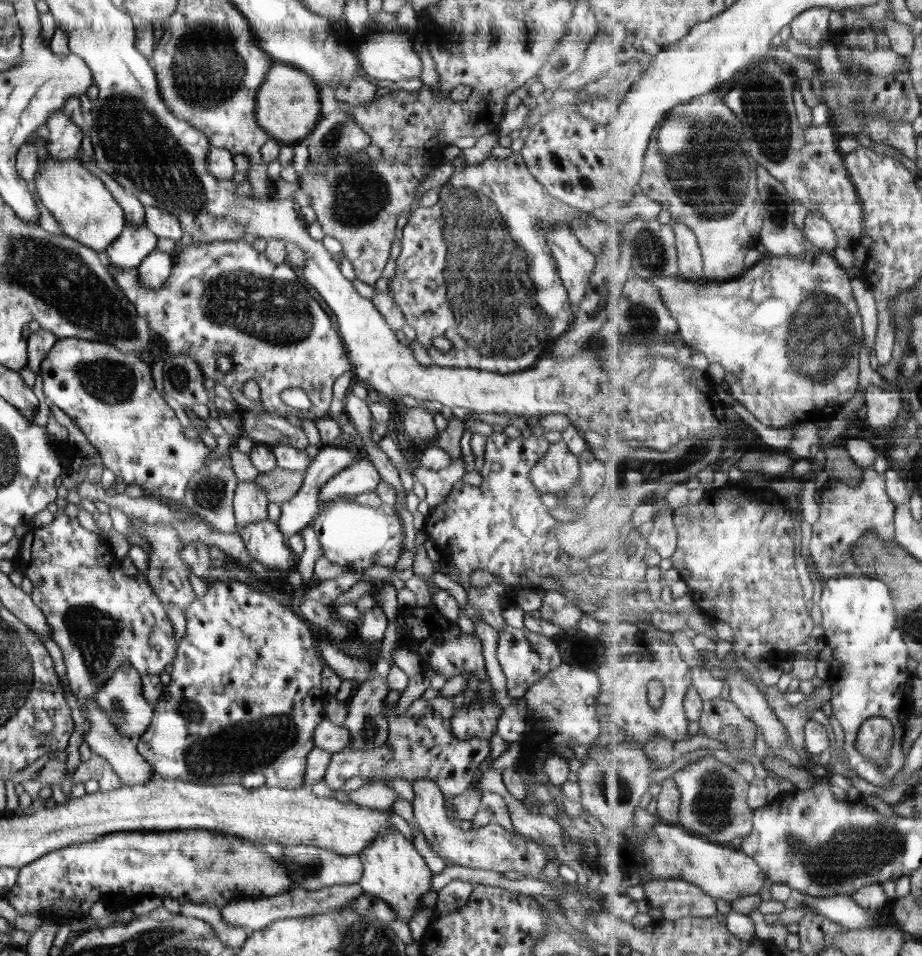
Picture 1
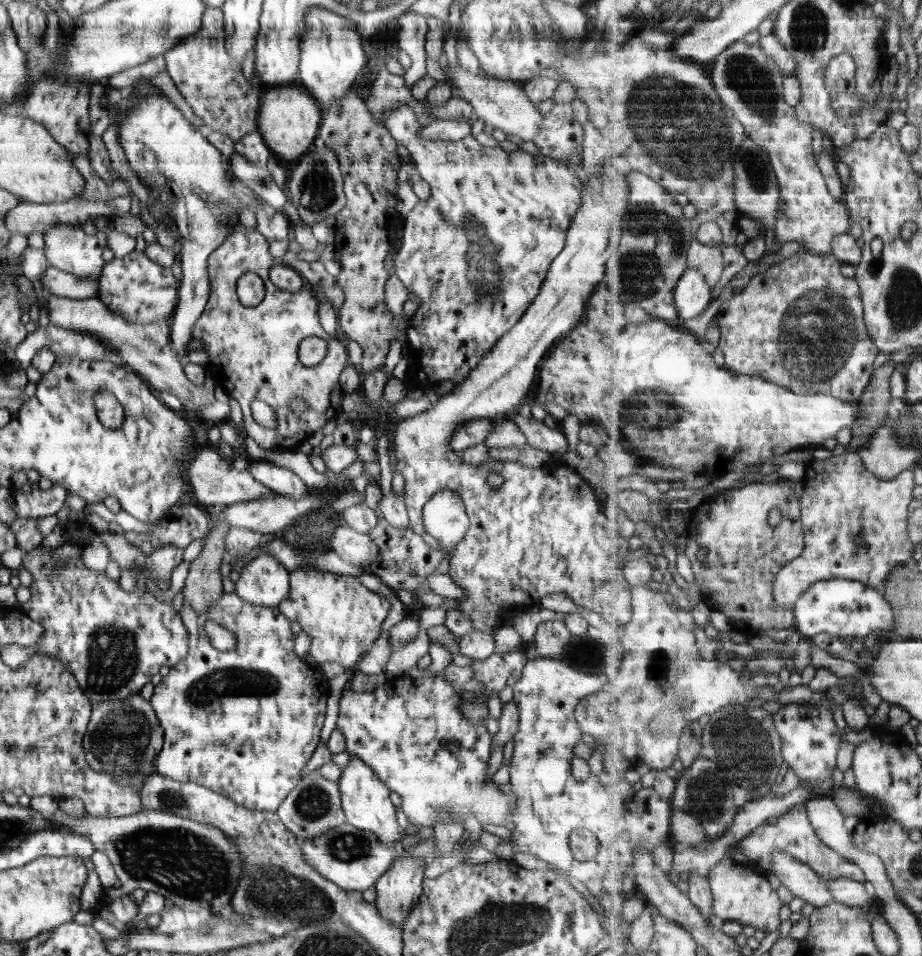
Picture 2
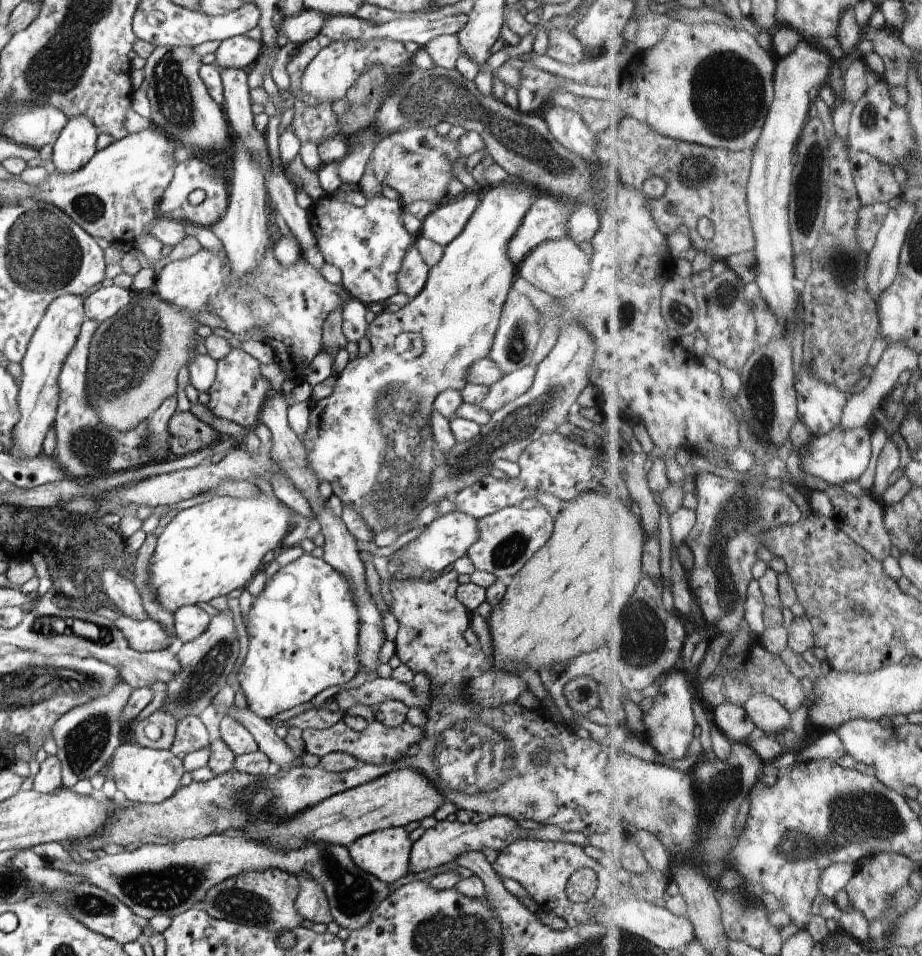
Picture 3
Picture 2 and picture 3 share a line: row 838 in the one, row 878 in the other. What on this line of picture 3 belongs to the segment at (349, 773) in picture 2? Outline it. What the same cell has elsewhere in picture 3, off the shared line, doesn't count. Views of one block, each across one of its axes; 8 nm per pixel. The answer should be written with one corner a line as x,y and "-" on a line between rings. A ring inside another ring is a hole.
386,827
357,838
347,849
353,861
376,878
392,884
409,873
413,841
405,827

